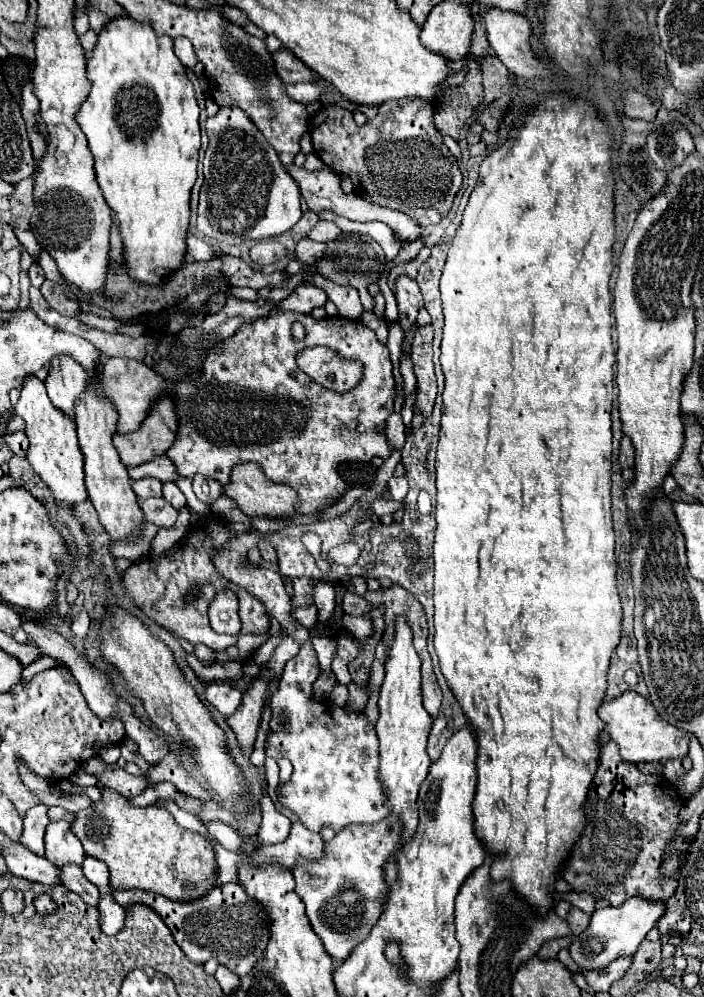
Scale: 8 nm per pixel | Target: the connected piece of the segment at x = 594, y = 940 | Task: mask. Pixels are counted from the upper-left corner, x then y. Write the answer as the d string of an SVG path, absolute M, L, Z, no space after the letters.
M630 898L630 900L626 900L626 904L622 904L618 908L606 906L606 908L596 910L592 914L588 928L568 948L570 958L578 964L578 968L582 972L590 972L590 970L604 968L606 964L622 958L622 956L632 956L638 950L640 942L646 938L646 934L654 928L654 924L662 916L662 912L664 912L664 902L656 900L656 902L648 904L648 900L644 900L644 898Z

